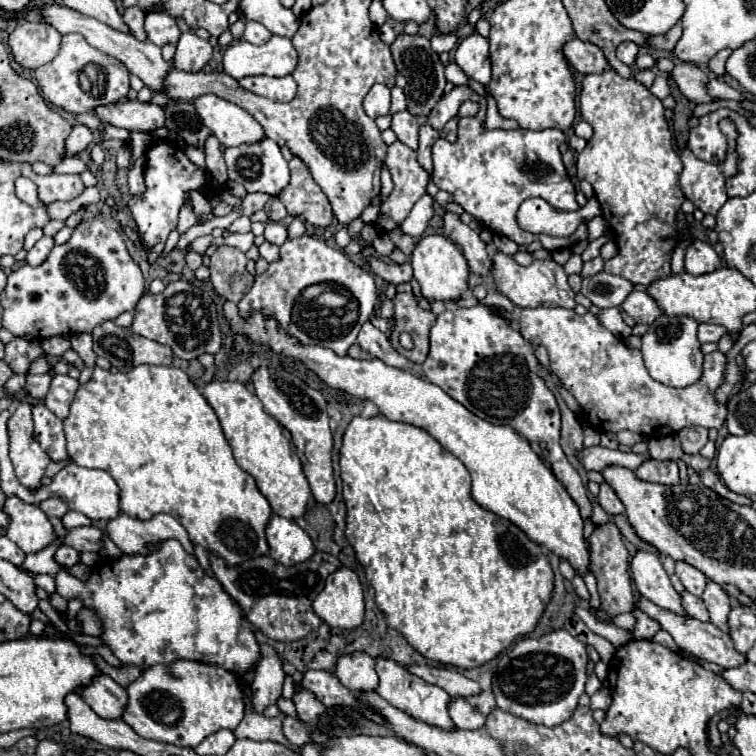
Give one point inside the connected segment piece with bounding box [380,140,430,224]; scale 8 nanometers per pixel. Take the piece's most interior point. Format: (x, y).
(410, 180)

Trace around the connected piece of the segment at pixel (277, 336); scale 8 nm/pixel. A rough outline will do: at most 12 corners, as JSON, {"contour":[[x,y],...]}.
{"contour":[[272,318],[234,332],[302,360],[328,386],[426,430],[472,476],[472,498],[576,574],[584,520],[510,426],[378,358],[300,346]]}

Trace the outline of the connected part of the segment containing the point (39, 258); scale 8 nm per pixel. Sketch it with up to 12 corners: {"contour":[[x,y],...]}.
{"contour":[[48,236],[28,252],[26,264],[42,264],[48,258],[54,240]]}

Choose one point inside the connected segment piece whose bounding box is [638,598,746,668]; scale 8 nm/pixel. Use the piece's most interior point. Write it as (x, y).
(705, 640)

